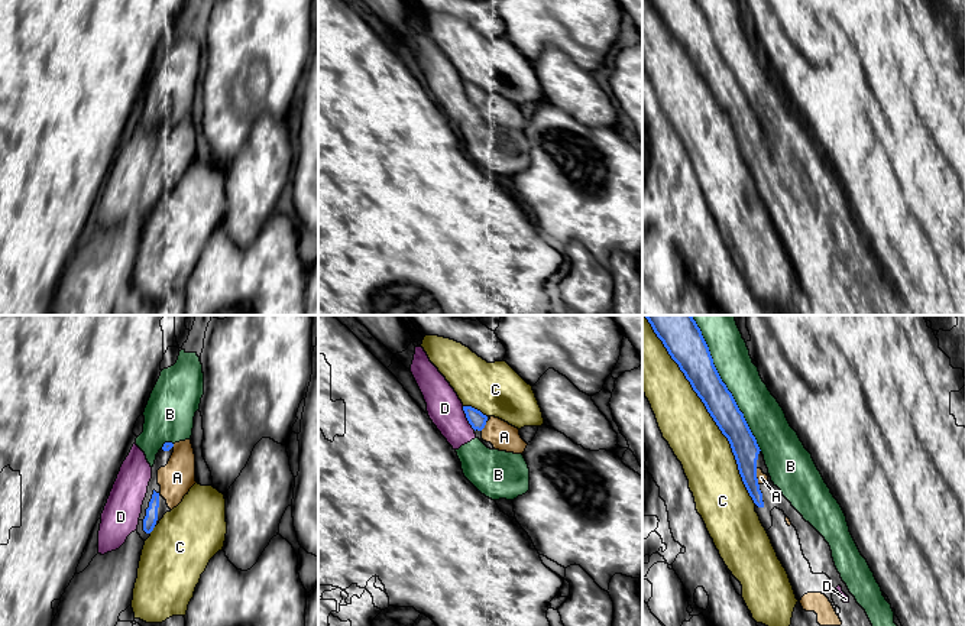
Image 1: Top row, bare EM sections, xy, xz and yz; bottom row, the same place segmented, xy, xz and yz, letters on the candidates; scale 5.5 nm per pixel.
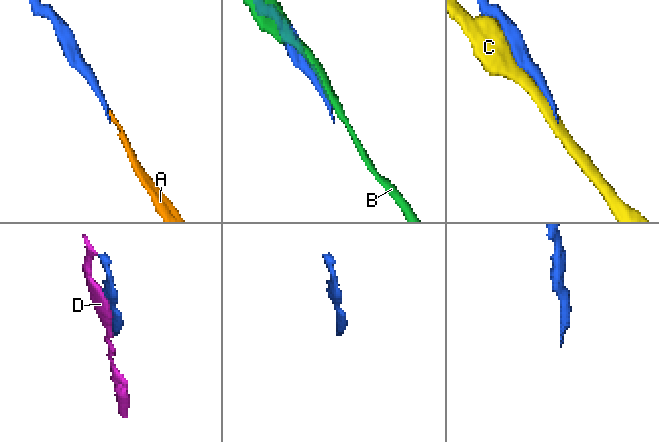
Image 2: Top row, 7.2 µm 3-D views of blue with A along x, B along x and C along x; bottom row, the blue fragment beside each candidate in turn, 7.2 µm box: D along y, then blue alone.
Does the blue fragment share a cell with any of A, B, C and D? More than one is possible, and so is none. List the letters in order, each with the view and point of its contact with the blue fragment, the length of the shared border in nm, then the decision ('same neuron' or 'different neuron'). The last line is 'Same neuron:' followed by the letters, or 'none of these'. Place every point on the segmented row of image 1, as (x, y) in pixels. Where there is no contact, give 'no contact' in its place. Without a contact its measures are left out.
A: meets blue in yz at (755, 477); contact 100 nm long; same neuron
B: meets blue in yz at (724, 383); contact 850 nm long; different neuron
C: meets blue in yz at (706, 408); contact 1200 nm long; different neuron
D: meets blue in xz at (466, 417); contact 150 nm long; different neuron
Same neuron: A

